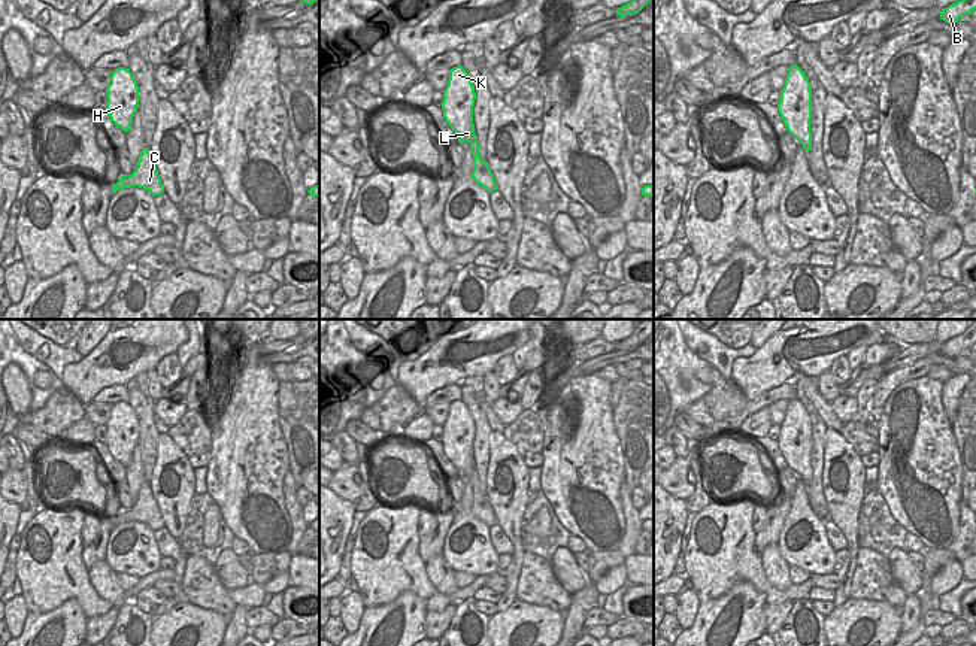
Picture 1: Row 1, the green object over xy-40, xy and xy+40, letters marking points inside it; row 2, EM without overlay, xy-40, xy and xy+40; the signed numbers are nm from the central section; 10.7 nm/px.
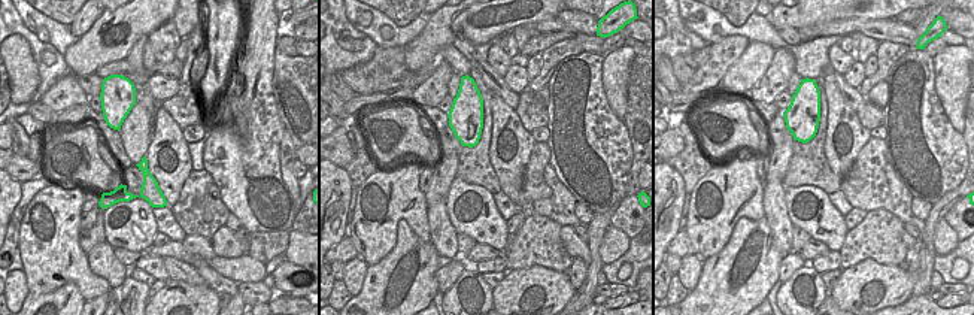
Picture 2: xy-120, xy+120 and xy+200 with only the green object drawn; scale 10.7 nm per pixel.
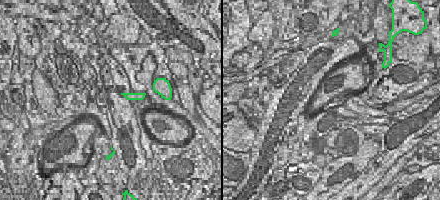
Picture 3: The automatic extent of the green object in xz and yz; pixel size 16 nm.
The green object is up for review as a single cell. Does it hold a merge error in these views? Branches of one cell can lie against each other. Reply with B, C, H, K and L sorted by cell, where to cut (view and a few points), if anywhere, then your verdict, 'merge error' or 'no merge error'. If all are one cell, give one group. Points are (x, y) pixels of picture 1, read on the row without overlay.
B C H K L | no cut | no merge error

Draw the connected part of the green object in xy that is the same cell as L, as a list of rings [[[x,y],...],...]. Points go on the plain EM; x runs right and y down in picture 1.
[[[463,400],[449,404],[449,413],[443,427],[442,445],[448,460],[458,468],[458,476],[469,476],[473,489],[473,515],[489,528],[498,524],[494,509],[485,494],[479,489],[479,476],[475,468],[473,440],[476,434],[475,421]]]

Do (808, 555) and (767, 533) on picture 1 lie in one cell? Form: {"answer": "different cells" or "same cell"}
{"answer": "different cells"}

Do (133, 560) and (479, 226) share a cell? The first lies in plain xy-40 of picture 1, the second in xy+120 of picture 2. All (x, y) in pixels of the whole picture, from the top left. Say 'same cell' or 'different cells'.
same cell

